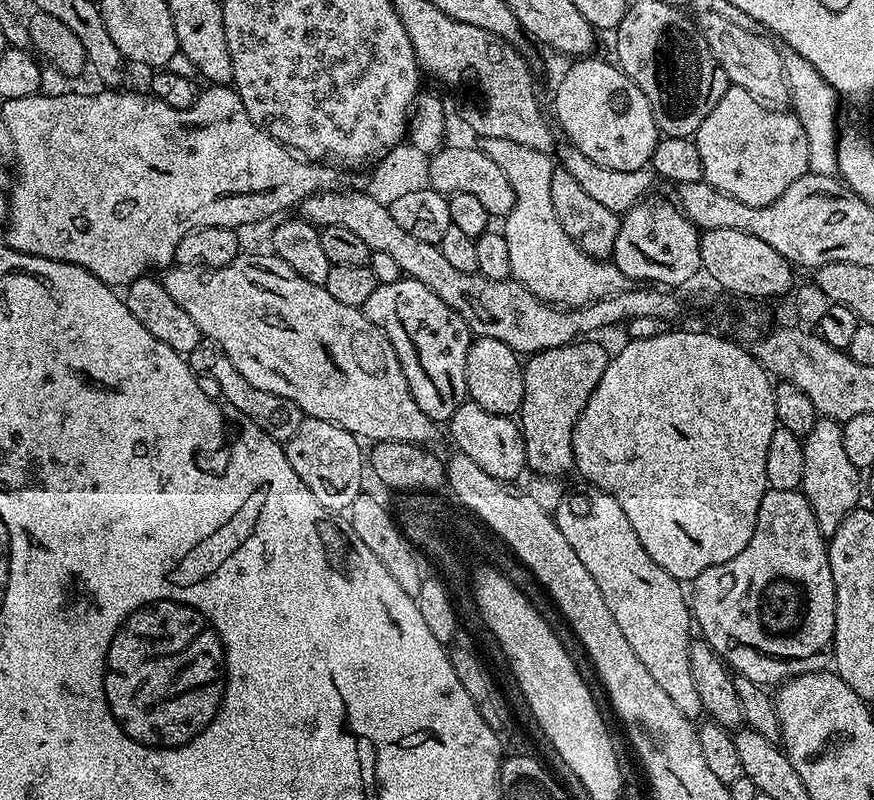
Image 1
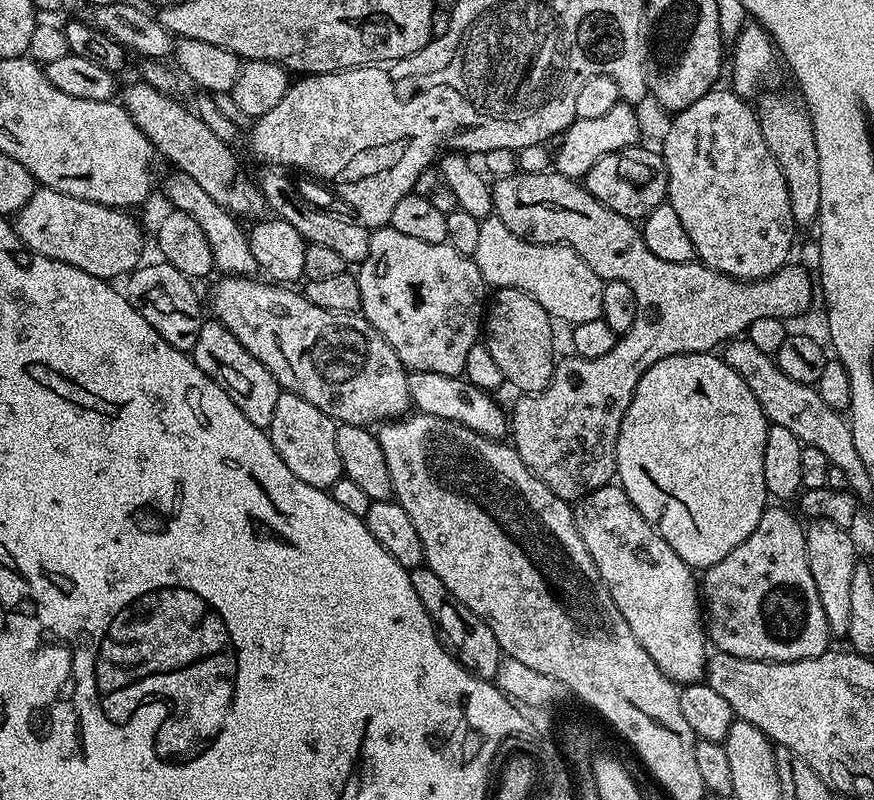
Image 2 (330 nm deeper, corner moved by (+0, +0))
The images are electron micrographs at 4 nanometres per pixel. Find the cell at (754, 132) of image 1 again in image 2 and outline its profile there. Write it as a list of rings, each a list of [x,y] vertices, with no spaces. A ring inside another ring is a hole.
[[[712,88],[702,94],[698,102],[690,102],[690,106],[671,117],[672,125],[664,136],[662,147],[668,175],[666,202],[678,213],[682,230],[686,230],[699,263],[738,280],[759,280],[789,263],[792,235],[798,232],[798,225],[790,214],[786,178],[782,178],[782,170],[774,154],[770,154],[770,146],[766,146],[766,138],[762,138],[757,109],[753,105],[751,108],[745,97],[724,88]]]

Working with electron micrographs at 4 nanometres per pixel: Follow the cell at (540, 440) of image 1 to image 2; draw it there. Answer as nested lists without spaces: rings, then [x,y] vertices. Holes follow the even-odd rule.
[[[547,170],[540,173],[526,173],[515,171],[510,176],[499,177],[491,185],[492,190],[492,210],[495,219],[500,219],[505,229],[514,234],[518,234],[523,240],[528,240],[532,244],[565,244],[568,248],[573,248],[582,258],[582,262],[586,262],[586,266],[590,266],[590,270],[594,270],[594,274],[598,274],[601,280],[607,282],[609,280],[617,280],[618,282],[626,282],[626,286],[630,286],[630,290],[636,299],[636,317],[634,318],[634,326],[630,326],[630,330],[626,330],[617,339],[614,350],[610,350],[610,354],[602,354],[602,358],[582,358],[575,354],[568,354],[564,361],[562,359],[555,365],[553,376],[550,378],[549,384],[541,392],[532,395],[517,395],[516,405],[510,408],[510,443],[516,449],[516,453],[522,458],[522,462],[526,462],[526,466],[540,479],[546,487],[554,494],[558,494],[558,498],[569,502],[579,502],[588,495],[589,492],[598,490],[602,486],[613,483],[616,476],[616,443],[618,442],[618,430],[622,426],[622,418],[626,414],[626,410],[630,406],[630,402],[634,398],[634,390],[638,386],[638,382],[642,378],[642,374],[646,374],[646,370],[650,370],[650,366],[654,366],[654,362],[658,362],[662,358],[670,358],[674,354],[690,354],[691,352],[712,352],[719,349],[721,345],[736,337],[743,337],[747,333],[748,327],[754,322],[758,322],[758,318],[778,318],[785,322],[791,321],[791,316],[800,316],[812,304],[812,288],[814,292],[814,280],[808,277],[808,272],[804,268],[799,268],[795,262],[789,262],[784,267],[779,268],[774,274],[769,276],[761,276],[759,280],[738,280],[734,276],[727,276],[721,272],[715,272],[714,269],[708,268],[705,264],[699,262],[662,262],[662,258],[657,258],[653,252],[646,247],[644,241],[644,233],[633,221],[626,219],[622,214],[614,214],[614,210],[610,210],[610,206],[602,206],[602,202],[598,202],[598,198],[594,198],[594,194],[590,194],[585,190],[583,183],[566,178],[560,172],[555,170]]]

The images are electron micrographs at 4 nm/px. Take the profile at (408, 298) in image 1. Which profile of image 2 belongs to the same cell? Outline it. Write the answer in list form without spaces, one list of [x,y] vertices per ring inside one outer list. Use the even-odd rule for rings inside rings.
[[[385,226],[372,232],[368,256],[358,265],[355,277],[358,290],[362,290],[360,312],[372,323],[374,330],[390,342],[394,354],[398,354],[409,372],[430,370],[430,374],[447,376],[463,373],[470,346],[481,339],[486,309],[486,285],[472,257],[458,254],[458,250],[446,242],[422,242]]]

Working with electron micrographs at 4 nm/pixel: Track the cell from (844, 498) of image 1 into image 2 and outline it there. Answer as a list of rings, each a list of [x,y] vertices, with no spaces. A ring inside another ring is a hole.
[[[813,520],[807,525],[806,558],[810,562],[810,574],[814,577],[814,587],[818,590],[818,602],[826,614],[829,633],[833,637],[847,637],[850,630],[850,582],[858,563],[853,533],[842,526],[834,526],[829,520]]]

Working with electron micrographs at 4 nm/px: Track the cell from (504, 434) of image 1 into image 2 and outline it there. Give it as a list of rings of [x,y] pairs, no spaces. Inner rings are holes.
[[[430,370],[408,373],[410,386],[411,407],[416,412],[425,412],[434,418],[446,418],[450,422],[458,422],[478,434],[491,440],[503,441],[510,432],[510,416],[492,401],[489,393],[483,392],[469,380],[460,376],[447,376],[446,374],[430,374]]]

